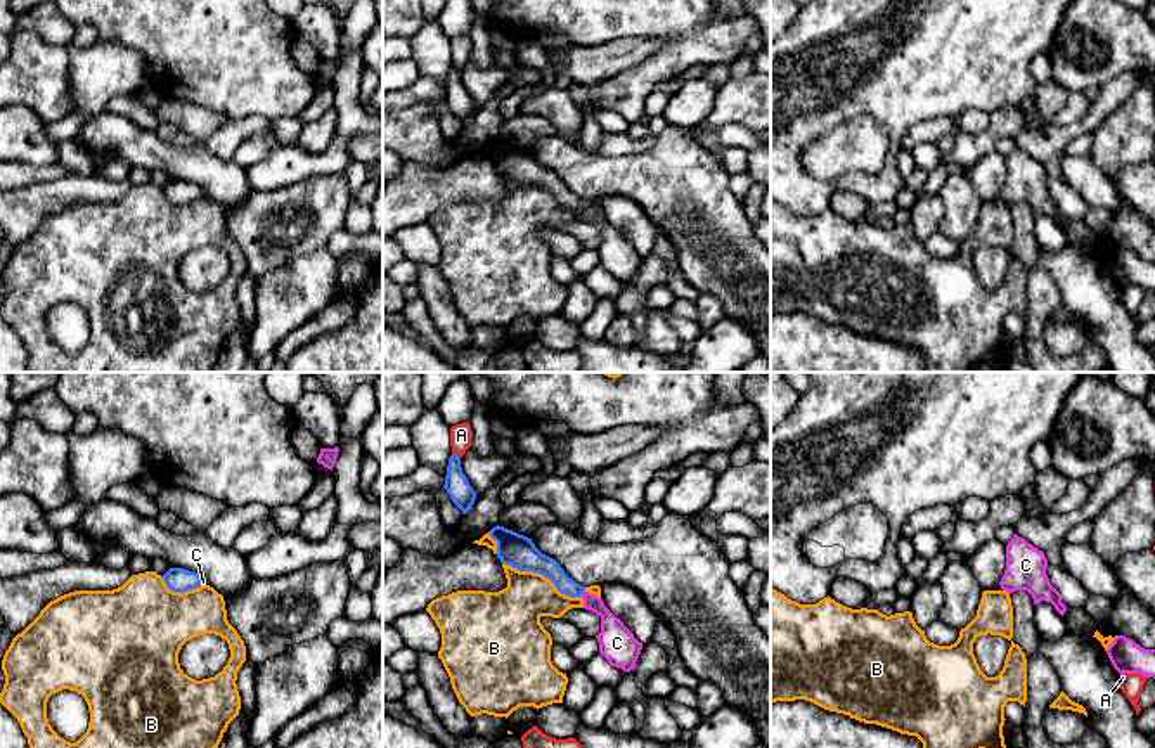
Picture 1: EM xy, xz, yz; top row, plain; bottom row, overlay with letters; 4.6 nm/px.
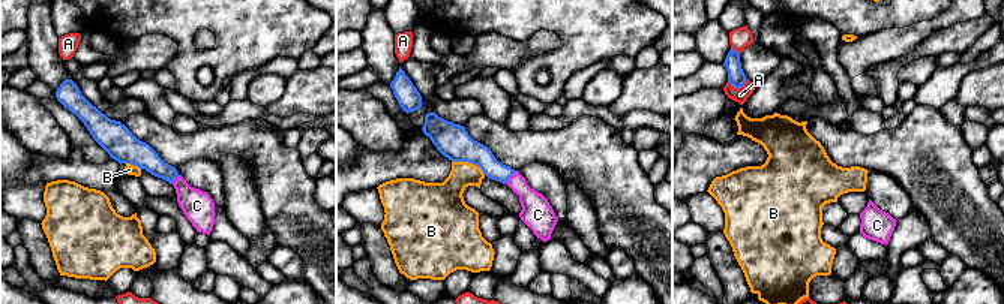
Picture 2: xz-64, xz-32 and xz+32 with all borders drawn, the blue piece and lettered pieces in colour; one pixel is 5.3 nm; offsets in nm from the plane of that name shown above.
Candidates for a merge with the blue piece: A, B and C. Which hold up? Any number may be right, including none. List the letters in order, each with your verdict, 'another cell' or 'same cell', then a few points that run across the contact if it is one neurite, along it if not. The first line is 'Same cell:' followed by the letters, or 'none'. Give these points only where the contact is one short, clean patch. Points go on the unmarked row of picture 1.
Same cell: C
A: another cell
B: another cell
C: same cell | xy (180, 193), (200, 194), (203, 194)

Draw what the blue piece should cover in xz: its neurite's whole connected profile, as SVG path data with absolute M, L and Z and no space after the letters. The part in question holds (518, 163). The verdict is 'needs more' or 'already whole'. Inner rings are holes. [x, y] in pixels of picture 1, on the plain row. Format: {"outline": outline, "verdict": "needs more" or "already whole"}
{"outline": "M494 139L490 149L497 154L497 170L519 184L533 184L549 190L556 201L570 210L582 210L584 220L601 229L601 244L596 248L599 265L611 279L623 284L634 282L642 255L616 230L601 210L585 203L584 197L570 190L559 175L542 166L532 151L504 139Z", "verdict": "needs more"}

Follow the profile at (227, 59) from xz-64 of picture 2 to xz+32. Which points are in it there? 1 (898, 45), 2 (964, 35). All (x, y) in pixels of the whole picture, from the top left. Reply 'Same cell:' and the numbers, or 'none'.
Same cell: 2

